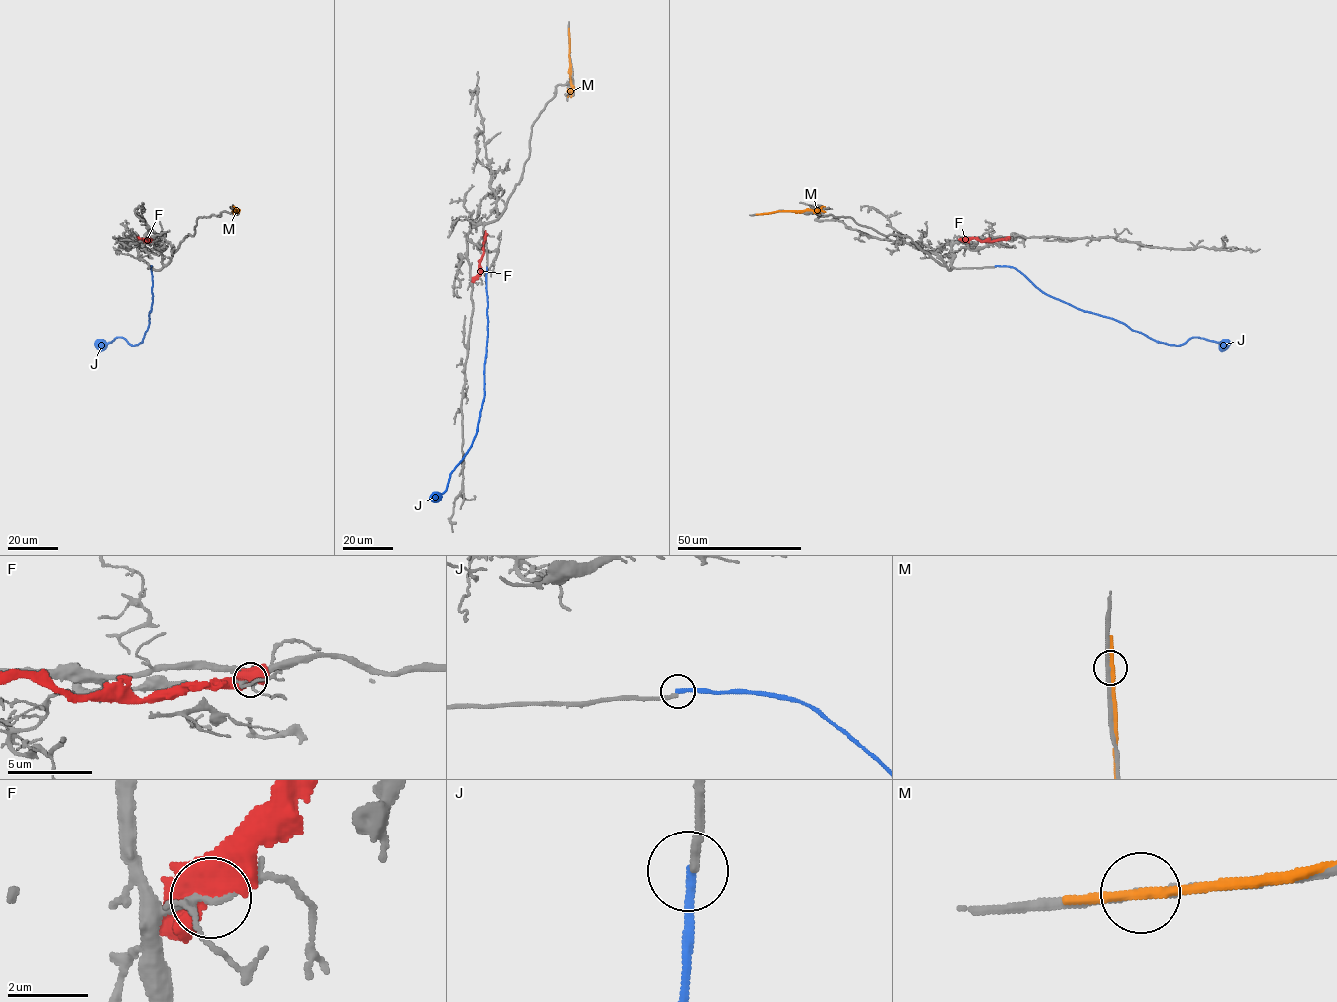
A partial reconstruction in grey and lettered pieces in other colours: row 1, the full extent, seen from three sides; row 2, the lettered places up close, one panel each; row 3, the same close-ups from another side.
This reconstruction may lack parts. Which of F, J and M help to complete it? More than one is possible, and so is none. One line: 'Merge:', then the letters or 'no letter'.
Merge: no letter

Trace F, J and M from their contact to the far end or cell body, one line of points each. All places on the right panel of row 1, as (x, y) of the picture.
F: (1007, 238), (958, 239)
J: (995, 266), (1013, 266), (1047, 295), (1125, 323), (1159, 342), (1179, 345), (1192, 337), (1199, 337), (1225, 345)
M: (761, 214), (818, 210), (824, 206)

